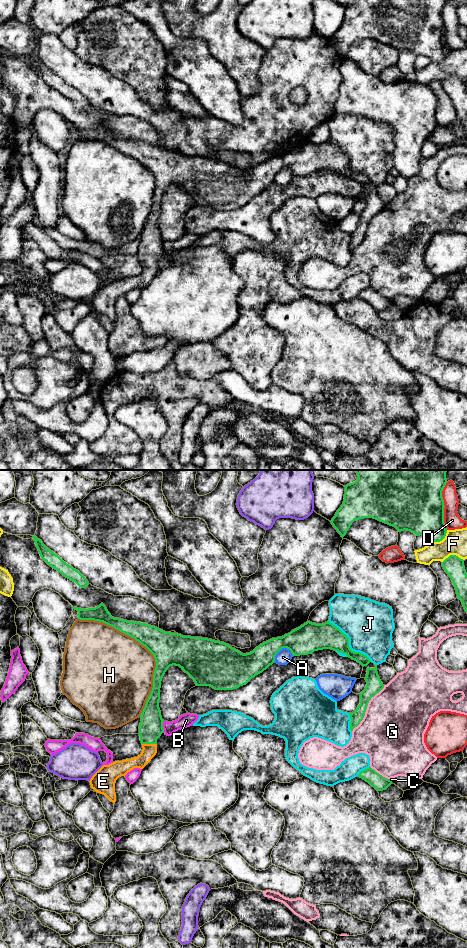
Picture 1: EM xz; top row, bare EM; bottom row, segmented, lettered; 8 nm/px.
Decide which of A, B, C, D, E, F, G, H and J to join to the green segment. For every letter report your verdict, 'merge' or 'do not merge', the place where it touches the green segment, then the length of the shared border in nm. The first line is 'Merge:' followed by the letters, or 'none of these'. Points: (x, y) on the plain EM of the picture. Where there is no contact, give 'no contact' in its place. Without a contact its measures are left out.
Merge: E
A: do not merge; meets green in xz at (279, 170); contact 180 nm long
B: do not merge; meets green in xz at (162, 246); contact 90 nm long
C: do not merge; meets green in xz at (390, 300); contact 40 nm long
D: do not merge; meets green in xz at (444, 26); contact 380 nm long
E: merge; meets green in xz at (149, 263); contact 120 nm long
F: do not merge; meets green in xz at (452, 75); contact 180 nm long
G: do not merge; meets green in xz at (366, 228); contact 460 nm long
H: do not merge; meets green in xz at (146, 167); contact 950 nm long
J: do not merge; meets green in xz at (348, 164); contact 480 nm long

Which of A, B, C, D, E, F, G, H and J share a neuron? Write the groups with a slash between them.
A / B / C / D / E / F / G / H / J

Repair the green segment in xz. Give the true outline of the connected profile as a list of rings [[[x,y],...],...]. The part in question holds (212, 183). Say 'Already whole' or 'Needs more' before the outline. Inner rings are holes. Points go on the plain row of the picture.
Needs more. [[[103,123],[95,128],[81,129],[73,127],[73,129],[78,131],[78,139],[80,140],[103,142],[134,158],[153,174],[156,181],[153,208],[140,235],[139,256],[143,268],[141,274],[131,279],[103,285],[89,301],[92,309],[105,315],[114,324],[116,322],[116,300],[121,296],[125,296],[134,288],[143,289],[157,273],[157,259],[164,252],[164,240],[159,228],[161,201],[170,186],[179,186],[194,200],[196,206],[210,206],[215,210],[233,210],[246,205],[252,198],[275,183],[275,176],[282,168],[289,169],[293,176],[308,175],[314,171],[331,169],[346,174],[347,177],[357,181],[363,187],[371,182],[366,175],[352,171],[349,167],[347,155],[329,141],[322,144],[307,141],[290,153],[263,162],[252,172],[243,174],[224,162],[202,157],[183,156],[178,153],[165,152],[146,143],[114,138]]]

